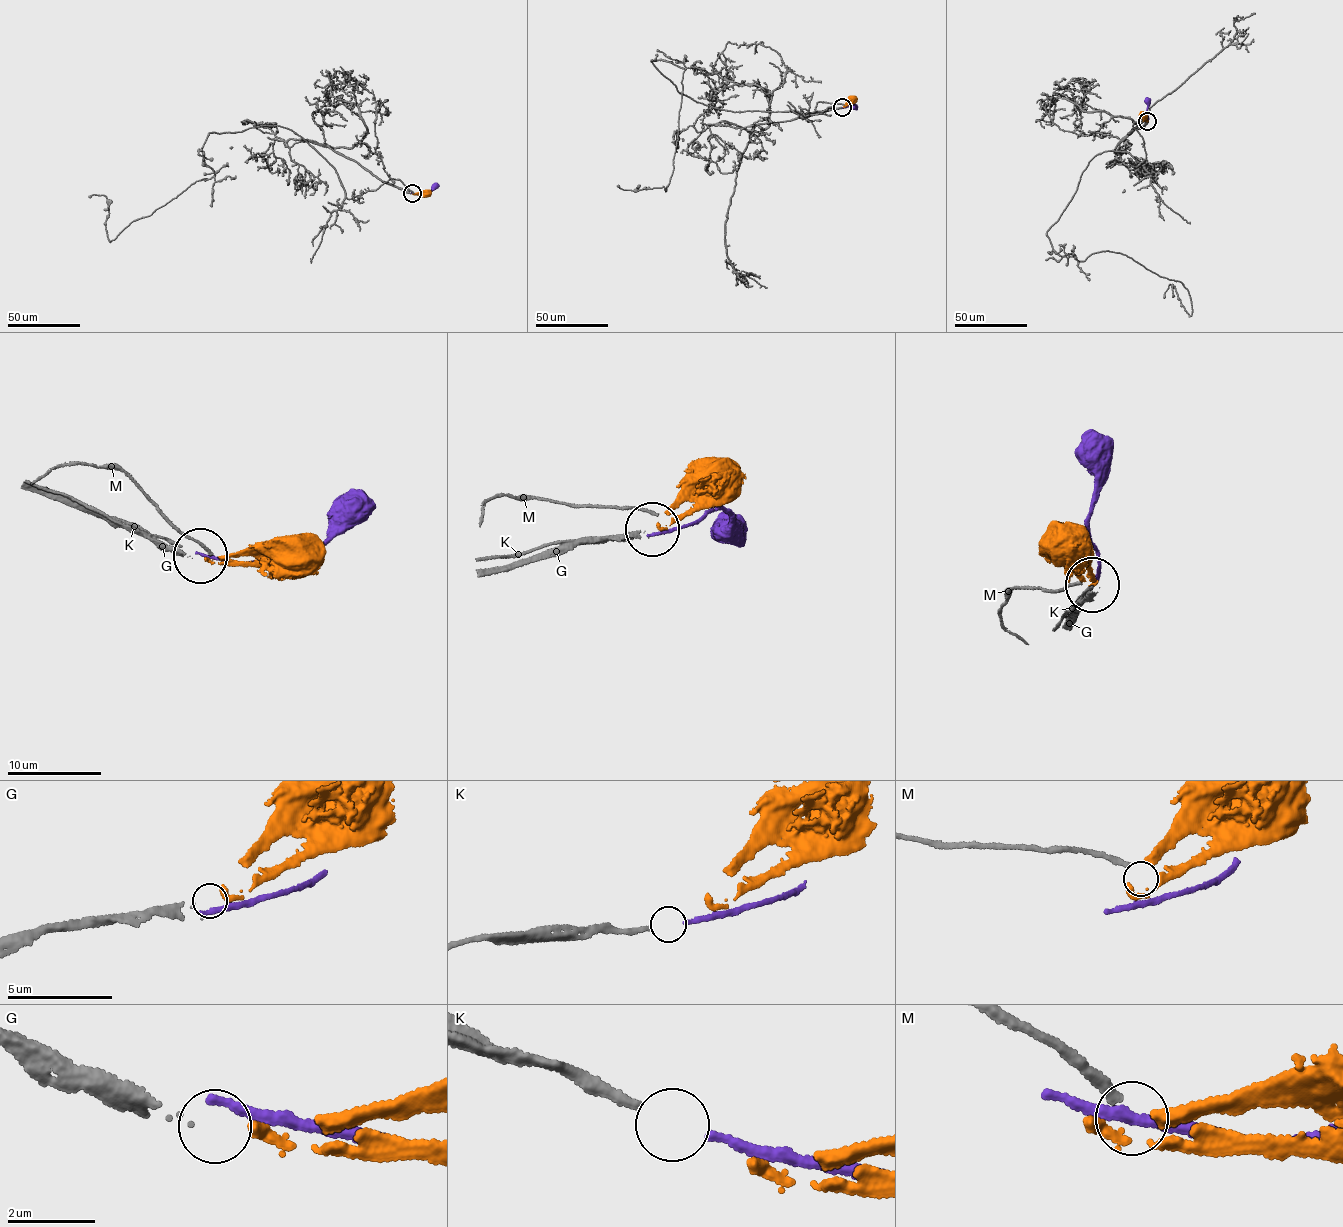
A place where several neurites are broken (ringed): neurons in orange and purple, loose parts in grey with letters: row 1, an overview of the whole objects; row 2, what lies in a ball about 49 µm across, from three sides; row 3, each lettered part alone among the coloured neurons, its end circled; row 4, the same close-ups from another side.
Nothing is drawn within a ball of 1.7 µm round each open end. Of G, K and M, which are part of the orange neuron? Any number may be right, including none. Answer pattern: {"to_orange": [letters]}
{"to_orange": ["G"]}

